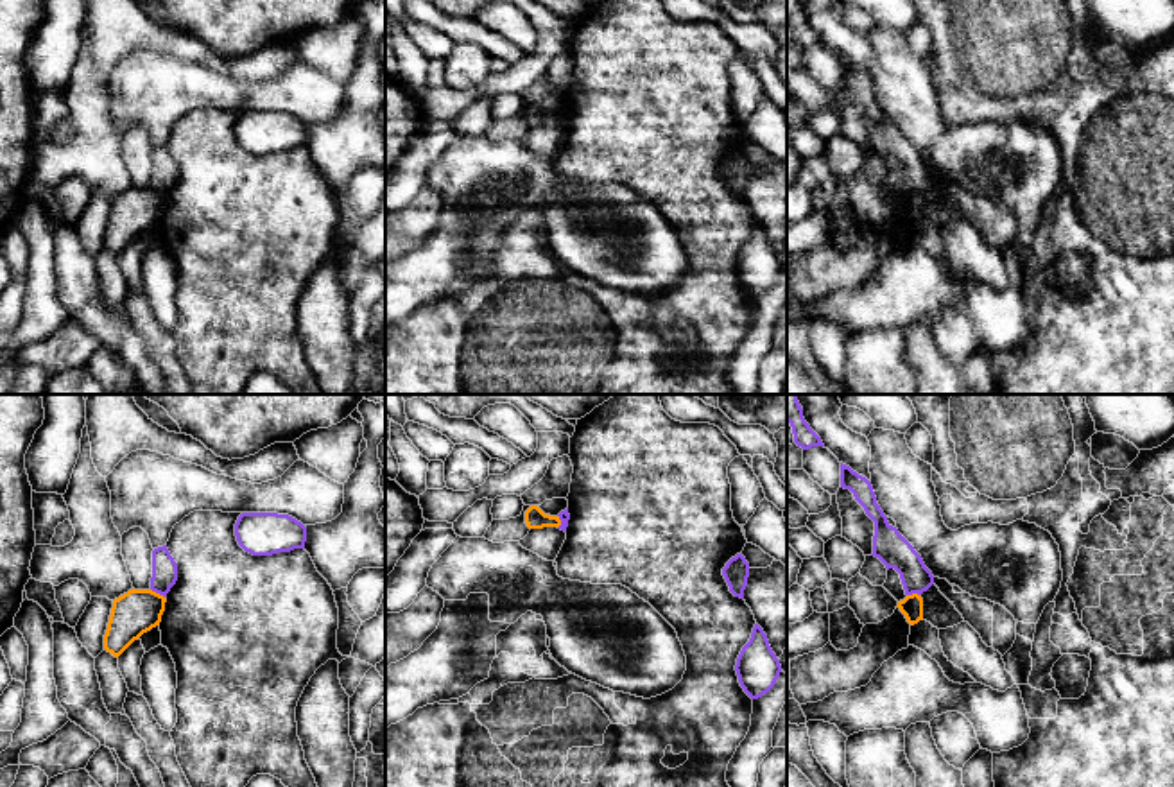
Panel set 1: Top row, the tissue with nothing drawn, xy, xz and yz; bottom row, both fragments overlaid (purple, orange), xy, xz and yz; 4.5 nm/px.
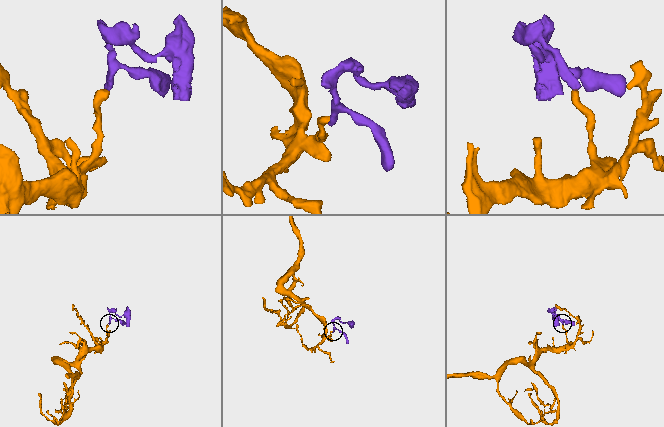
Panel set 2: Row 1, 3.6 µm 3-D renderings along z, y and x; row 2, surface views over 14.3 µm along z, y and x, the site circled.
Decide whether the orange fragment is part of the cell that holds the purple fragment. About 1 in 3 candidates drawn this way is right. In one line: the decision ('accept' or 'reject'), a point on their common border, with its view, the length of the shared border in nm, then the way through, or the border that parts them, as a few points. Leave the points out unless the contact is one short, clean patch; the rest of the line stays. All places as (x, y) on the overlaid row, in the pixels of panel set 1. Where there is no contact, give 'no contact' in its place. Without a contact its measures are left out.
reject; meets purple in xy at (158, 592); contact 80 nm long; border along xy (151, 588), (164, 597)

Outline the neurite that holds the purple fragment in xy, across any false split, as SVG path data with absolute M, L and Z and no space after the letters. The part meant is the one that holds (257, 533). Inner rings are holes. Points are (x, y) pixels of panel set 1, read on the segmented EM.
M242 513L235 523L238 545L253 556L305 549L306 527L289 515Z

